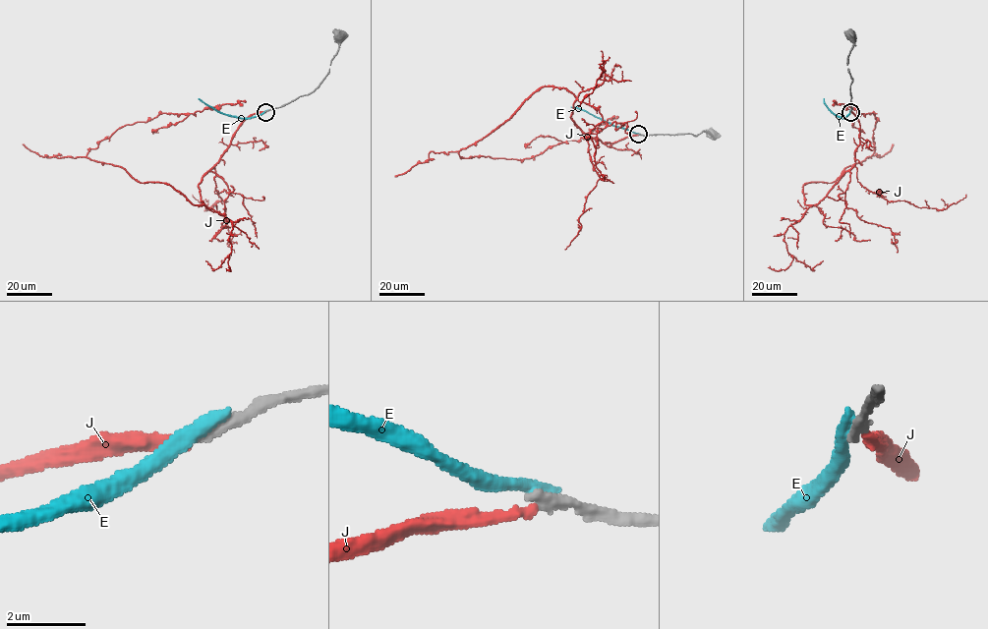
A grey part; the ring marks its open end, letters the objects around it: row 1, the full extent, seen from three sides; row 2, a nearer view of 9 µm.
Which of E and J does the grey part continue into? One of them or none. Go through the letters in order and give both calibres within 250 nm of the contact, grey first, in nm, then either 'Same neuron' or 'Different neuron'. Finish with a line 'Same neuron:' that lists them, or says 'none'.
E: Thickness 360 nm (grey) against 420 nm. Different neuron
J: Thickness 320 nm (grey) against 240 nm. Different neuron
Same neuron: none

